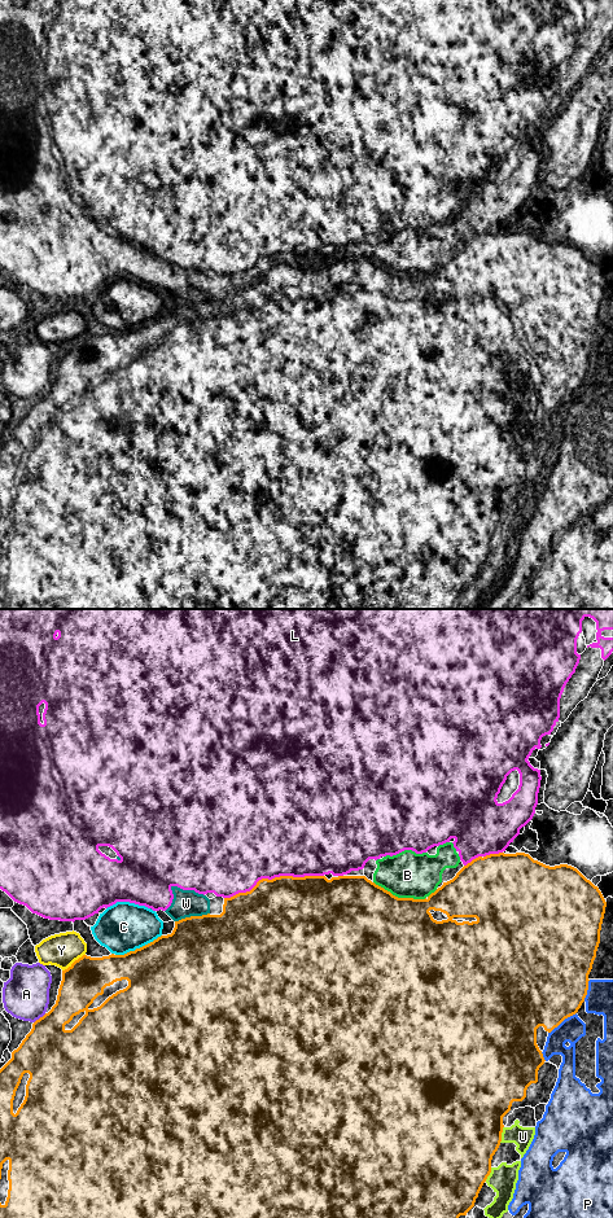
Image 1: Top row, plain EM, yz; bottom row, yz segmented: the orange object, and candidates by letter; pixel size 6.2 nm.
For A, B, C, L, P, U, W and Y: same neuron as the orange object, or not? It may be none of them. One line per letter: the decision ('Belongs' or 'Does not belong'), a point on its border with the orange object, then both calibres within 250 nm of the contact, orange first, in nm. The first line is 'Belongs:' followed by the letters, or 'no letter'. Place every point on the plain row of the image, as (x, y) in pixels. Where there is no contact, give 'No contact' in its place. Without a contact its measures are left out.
Belongs: U
A: Does not belong. Touches orange at yz (40, 395). Thickness 360 nm (orange) against 280 nm
B: Does not belong. Touches orange at yz (399, 276). Thickness 500 nm (orange) against 280 nm
C: Does not belong. Touches orange at yz (138, 327). Thickness 480 nm (orange) against 300 nm
L: Does not belong. Touches orange at yz (275, 255). Thickness 500 nm (orange) against 500 nm
P: Does not belong. Touches orange at yz (561, 399). Thickness 500 nm (orange) against 160 nm
U: Belongs. Touches orange at yz (500, 512). Thickness 500 nm (orange) against 130 nm
W: Does not belong. Touches orange at yz (192, 294). Thickness 480 nm (orange) against 170 nm
Y: Does not belong. Touches orange at yz (74, 340). Thickness 260 nm (orange) against 200 nm

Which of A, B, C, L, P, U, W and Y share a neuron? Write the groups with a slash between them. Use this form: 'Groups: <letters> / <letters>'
Groups: A / B L W / C / P / U / Y

